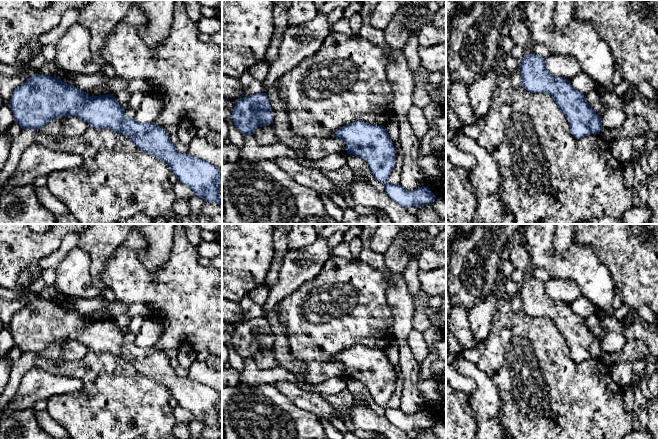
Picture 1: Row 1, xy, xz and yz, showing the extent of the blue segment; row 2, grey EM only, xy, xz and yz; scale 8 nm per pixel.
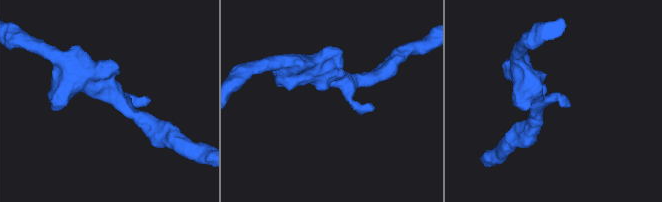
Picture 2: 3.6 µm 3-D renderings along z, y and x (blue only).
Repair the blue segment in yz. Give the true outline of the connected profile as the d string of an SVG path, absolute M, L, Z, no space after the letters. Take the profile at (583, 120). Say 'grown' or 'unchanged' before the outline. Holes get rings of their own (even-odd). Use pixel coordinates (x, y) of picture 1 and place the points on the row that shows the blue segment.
unchanged; M535 53L525 55L519 62L522 86L532 93L550 95L567 118L571 134L576 139L589 134L600 134L601 116L596 114L584 94L576 90L569 80L552 75L545 59Z

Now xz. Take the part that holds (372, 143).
unchanged; M355 121L333 134L346 144L347 154L363 158L373 176L385 186L385 193L406 209L411 206L430 205L436 196L422 186L408 191L399 184L389 184L388 177L396 165L396 150L384 126Z

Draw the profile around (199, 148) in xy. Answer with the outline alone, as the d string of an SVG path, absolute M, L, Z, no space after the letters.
M196 135L188 146L189 155L205 160L218 168L221 175L219 191L222 199L222 145L209 144L206 138L201 138Z

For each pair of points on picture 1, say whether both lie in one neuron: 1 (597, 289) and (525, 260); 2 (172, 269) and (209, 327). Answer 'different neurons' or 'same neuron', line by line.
1: different neurons
2: same neuron

